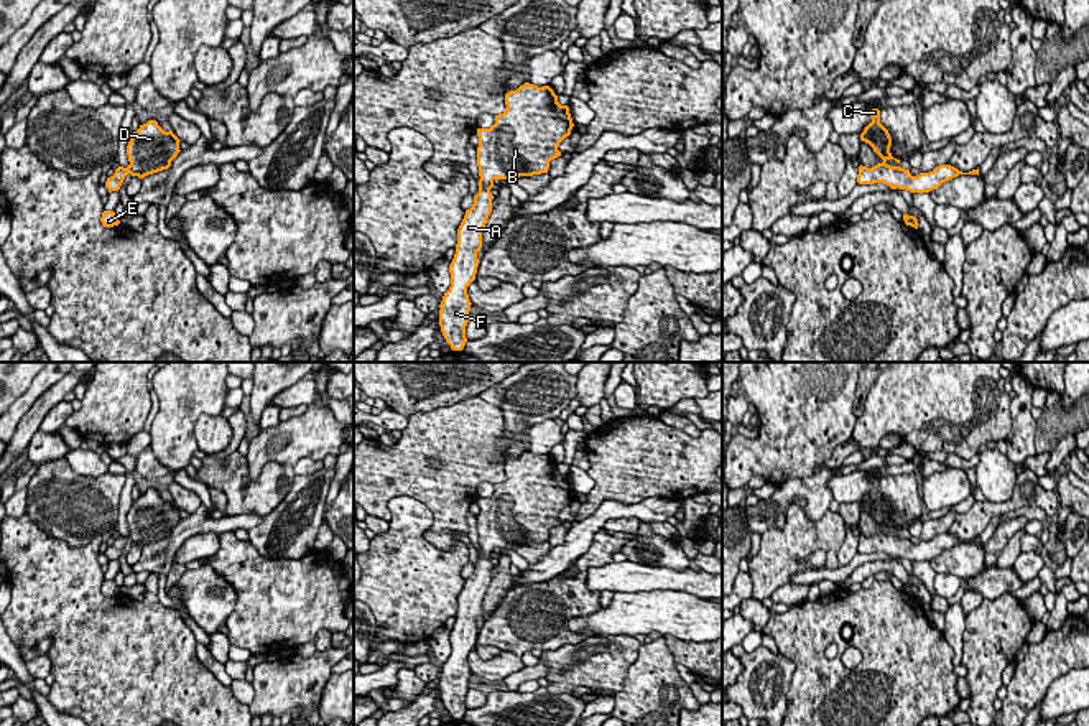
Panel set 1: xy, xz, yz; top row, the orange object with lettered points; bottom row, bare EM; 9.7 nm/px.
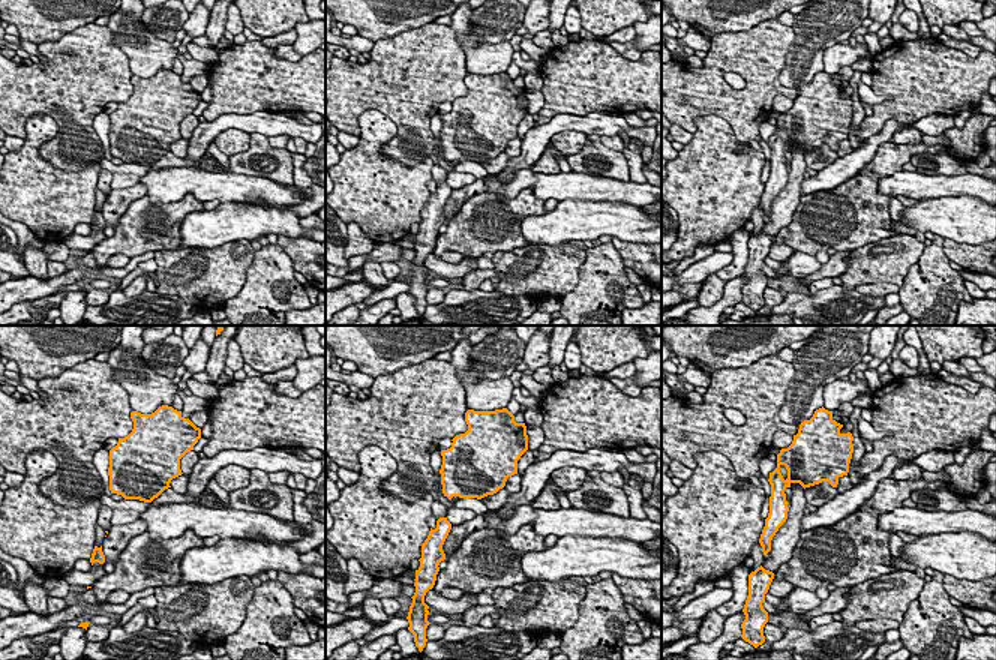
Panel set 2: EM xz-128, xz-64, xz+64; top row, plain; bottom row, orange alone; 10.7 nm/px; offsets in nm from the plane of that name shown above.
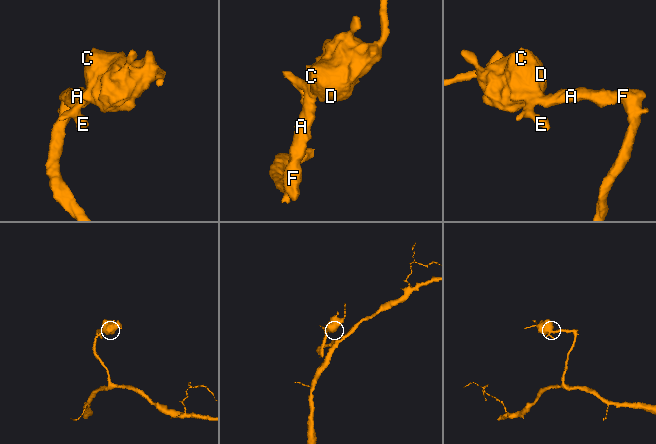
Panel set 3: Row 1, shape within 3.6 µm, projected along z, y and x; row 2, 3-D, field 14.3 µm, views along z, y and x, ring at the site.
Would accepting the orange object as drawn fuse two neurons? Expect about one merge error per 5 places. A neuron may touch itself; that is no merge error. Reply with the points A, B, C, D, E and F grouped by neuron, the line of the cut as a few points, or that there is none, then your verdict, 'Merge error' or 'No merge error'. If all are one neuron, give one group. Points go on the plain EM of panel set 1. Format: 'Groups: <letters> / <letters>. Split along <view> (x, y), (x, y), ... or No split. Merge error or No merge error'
Groups: A B C D E F. No split. No merge error

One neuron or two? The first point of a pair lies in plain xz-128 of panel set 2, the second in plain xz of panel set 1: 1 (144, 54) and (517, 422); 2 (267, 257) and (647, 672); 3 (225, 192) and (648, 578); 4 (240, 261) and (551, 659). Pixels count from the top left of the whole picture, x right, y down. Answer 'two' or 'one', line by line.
1: two
2: one
3: one
4: one

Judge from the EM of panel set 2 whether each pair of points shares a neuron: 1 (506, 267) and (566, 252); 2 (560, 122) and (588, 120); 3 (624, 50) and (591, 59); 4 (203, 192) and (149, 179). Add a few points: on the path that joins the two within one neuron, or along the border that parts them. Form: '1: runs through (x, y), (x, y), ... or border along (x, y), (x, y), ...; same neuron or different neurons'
1: runs through (521, 267), (551, 264); same neuron
2: runs through (567, 122), (581, 122); same neuron
3: border along (608, 44), (633, 60), (642, 53); different neurons
4: runs through (189, 182), (162, 182); same neuron

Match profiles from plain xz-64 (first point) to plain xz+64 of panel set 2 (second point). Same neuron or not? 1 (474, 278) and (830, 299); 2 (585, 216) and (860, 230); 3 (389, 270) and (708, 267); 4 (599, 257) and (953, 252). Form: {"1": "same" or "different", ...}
{"1": "different", "2": "different", "3": "different", "4": "different"}

